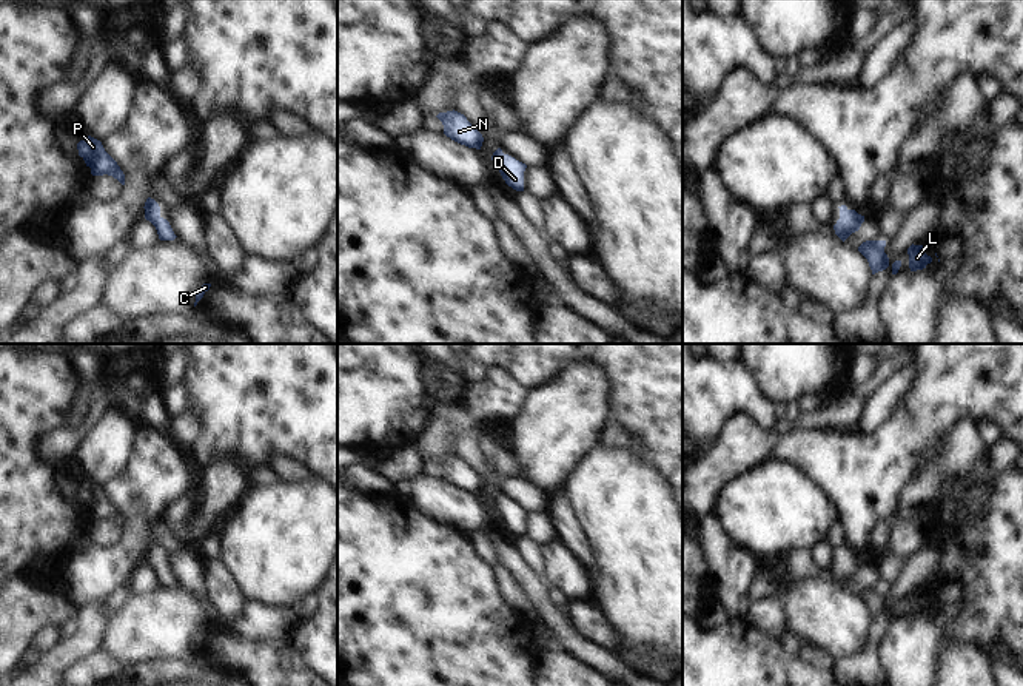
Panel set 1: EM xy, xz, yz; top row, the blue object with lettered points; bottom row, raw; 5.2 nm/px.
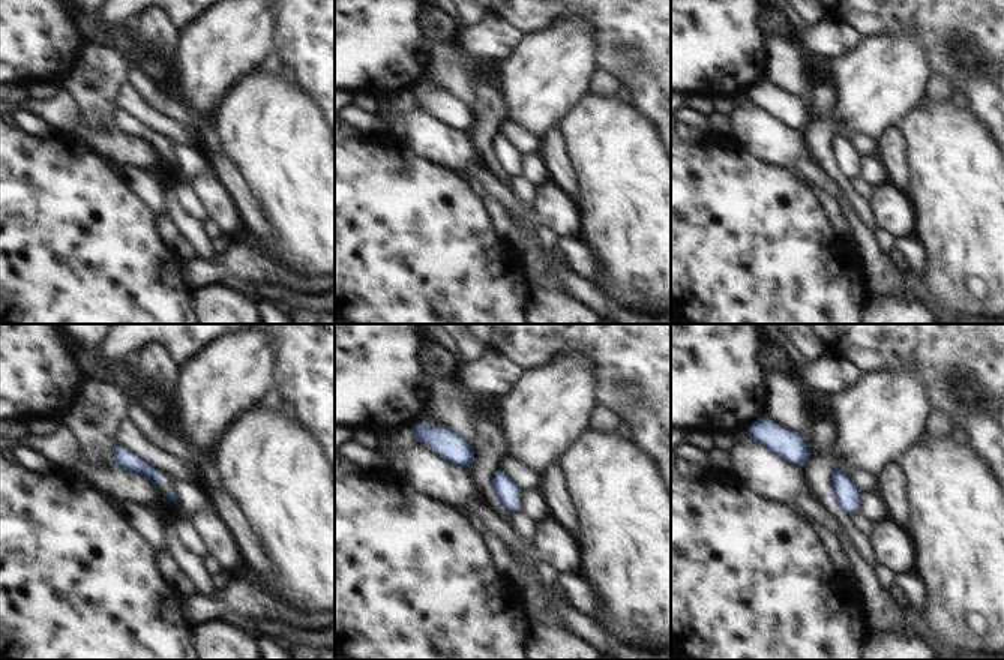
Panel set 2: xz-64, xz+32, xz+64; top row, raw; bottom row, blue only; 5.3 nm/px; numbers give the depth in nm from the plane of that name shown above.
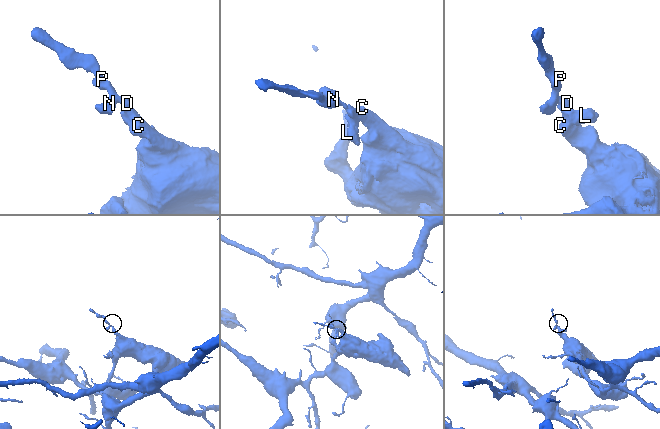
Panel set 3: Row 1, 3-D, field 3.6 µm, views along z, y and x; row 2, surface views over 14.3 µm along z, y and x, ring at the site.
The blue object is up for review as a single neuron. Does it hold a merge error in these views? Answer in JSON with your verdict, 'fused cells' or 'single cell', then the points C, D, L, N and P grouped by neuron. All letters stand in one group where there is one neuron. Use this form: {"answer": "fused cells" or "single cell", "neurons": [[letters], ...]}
{"answer": "single cell", "neurons": [["C", "D", "L", "N", "P"]]}

